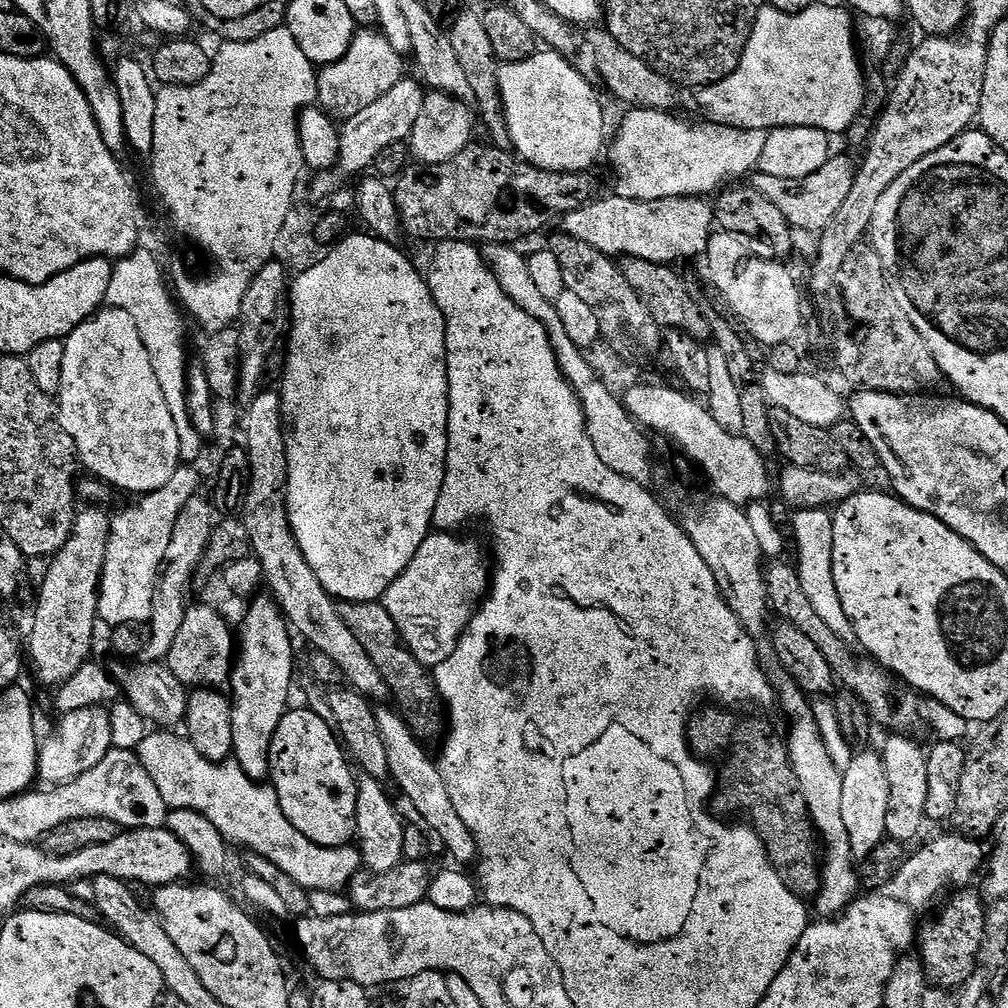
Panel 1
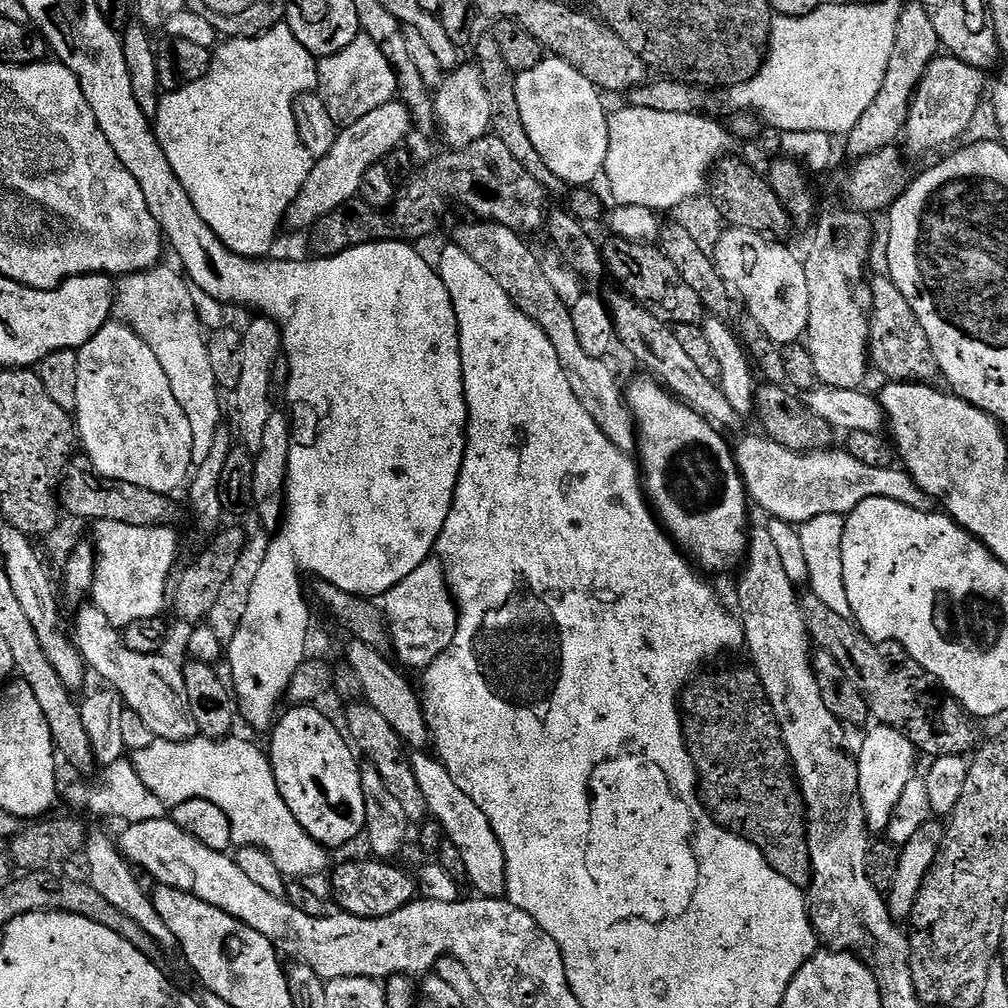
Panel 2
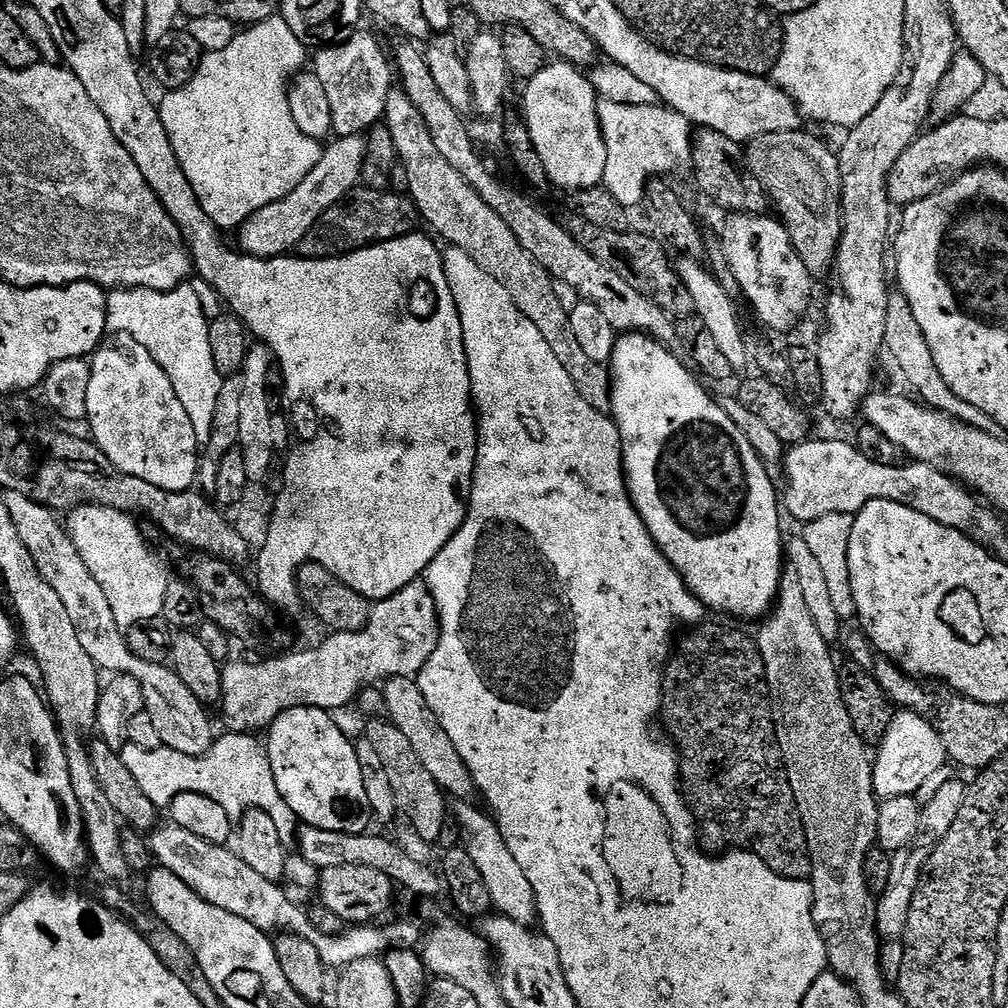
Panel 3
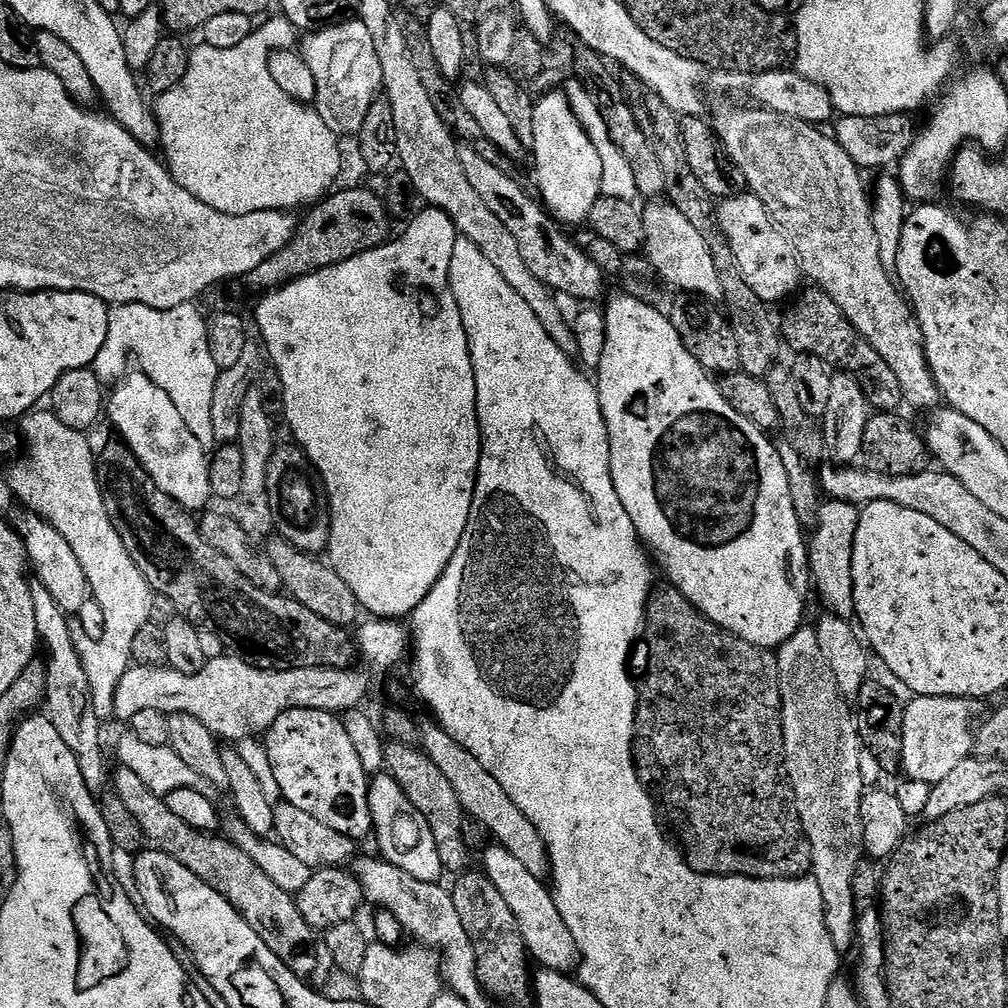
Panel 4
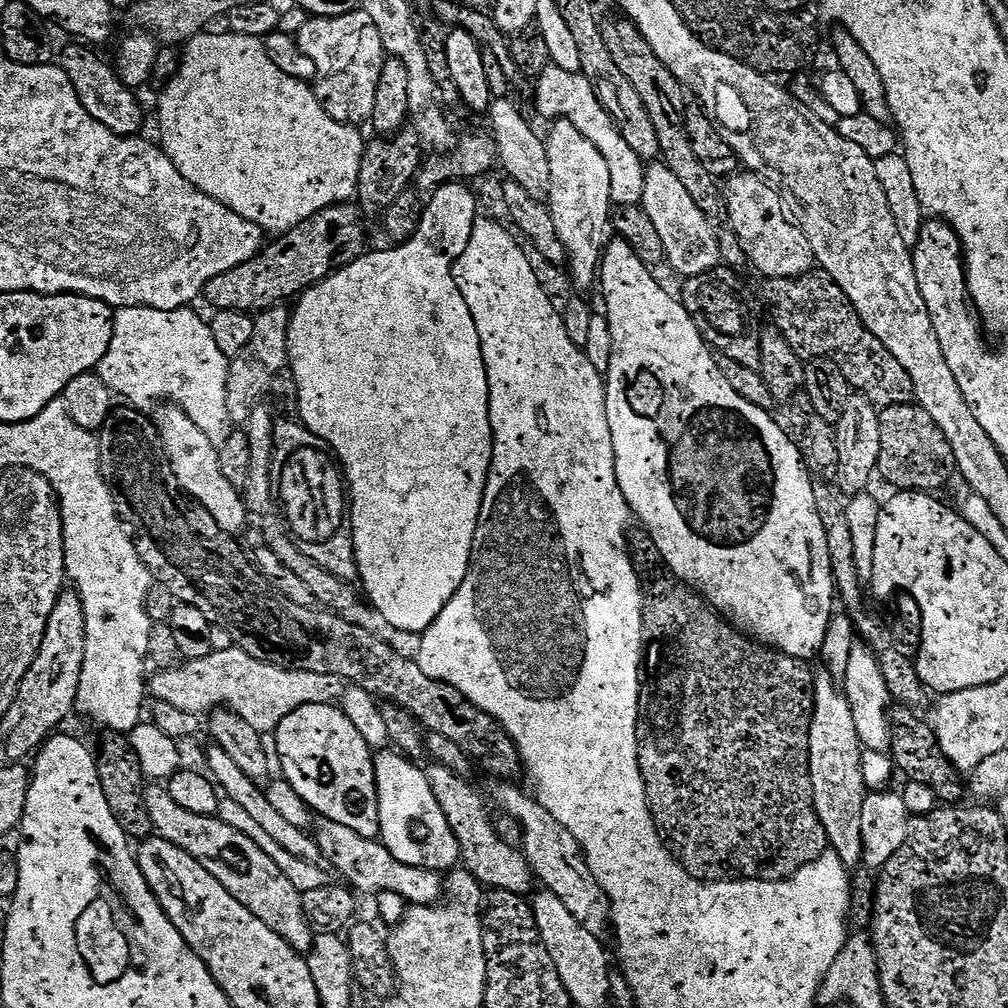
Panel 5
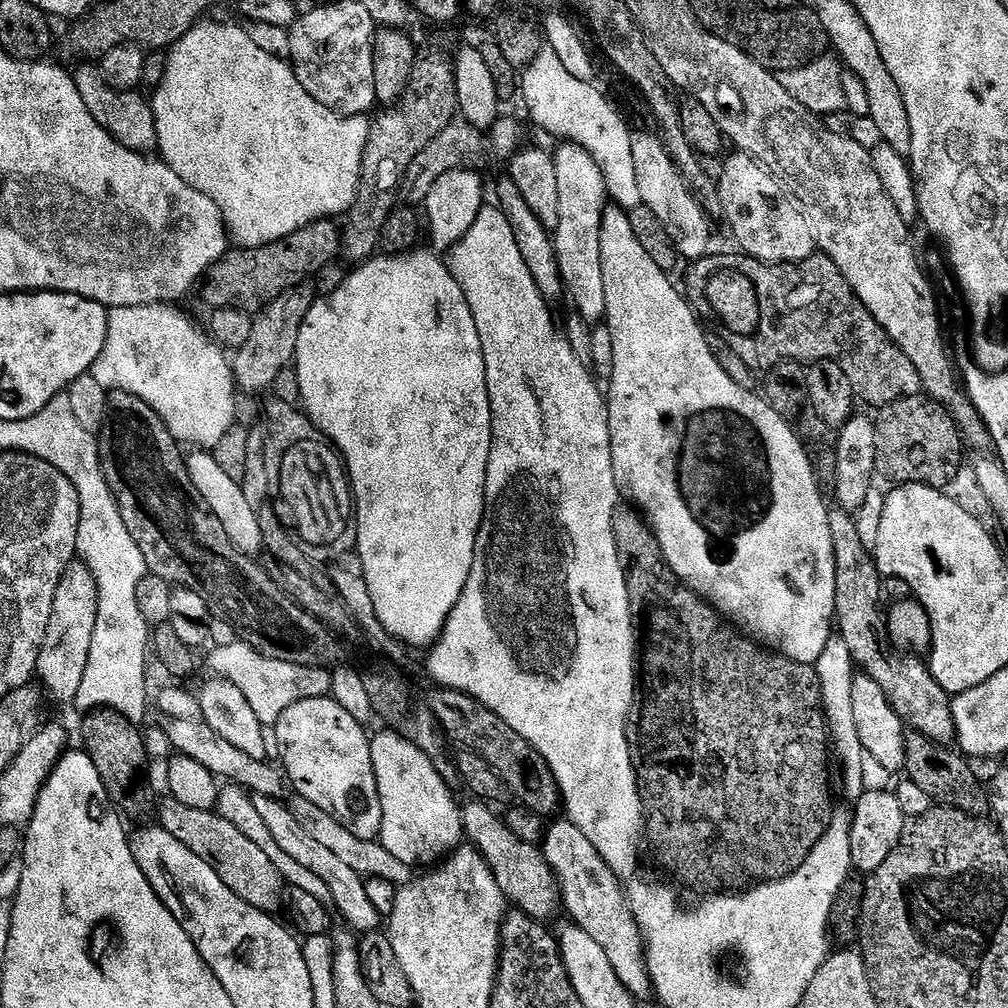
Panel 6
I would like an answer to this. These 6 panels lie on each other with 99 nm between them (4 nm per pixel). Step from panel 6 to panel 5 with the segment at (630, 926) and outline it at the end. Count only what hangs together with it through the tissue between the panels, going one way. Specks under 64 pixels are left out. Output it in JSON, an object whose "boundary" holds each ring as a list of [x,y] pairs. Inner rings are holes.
{"boundary":[[[496,782],[493,783],[492,800],[504,812],[509,812],[520,823],[520,832],[524,835],[522,851],[528,864],[532,868],[533,877],[547,891],[555,894],[562,901],[562,906],[578,918],[586,930],[590,930],[595,936],[603,937],[610,924],[610,909],[600,891],[596,887],[596,880],[590,874],[588,863],[583,858],[577,840],[550,810],[546,810],[536,801],[535,795],[522,792],[517,783]]]}

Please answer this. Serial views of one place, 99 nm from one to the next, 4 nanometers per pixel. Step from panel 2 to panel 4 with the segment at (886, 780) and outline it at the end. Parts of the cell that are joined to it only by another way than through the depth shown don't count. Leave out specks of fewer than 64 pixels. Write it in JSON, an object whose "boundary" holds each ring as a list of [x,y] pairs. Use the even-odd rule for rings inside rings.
{"boundary":[[[918,696],[904,704],[904,757],[902,772],[909,780],[933,785],[942,782],[958,762],[974,752],[973,701],[958,696]]]}

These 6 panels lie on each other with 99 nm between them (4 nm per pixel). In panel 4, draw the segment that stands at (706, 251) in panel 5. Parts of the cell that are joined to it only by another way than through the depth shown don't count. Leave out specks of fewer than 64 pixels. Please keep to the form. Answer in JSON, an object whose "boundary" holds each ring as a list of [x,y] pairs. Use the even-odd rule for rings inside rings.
{"boundary":[[[652,202],[649,208],[643,209],[644,239],[646,253],[652,268],[668,284],[681,288],[684,292],[693,292],[696,296],[705,296],[708,300],[719,301],[724,291],[718,278],[718,270],[714,266],[714,254],[710,254],[710,246],[706,246],[706,238],[698,234],[698,226],[686,218],[671,202]]]}

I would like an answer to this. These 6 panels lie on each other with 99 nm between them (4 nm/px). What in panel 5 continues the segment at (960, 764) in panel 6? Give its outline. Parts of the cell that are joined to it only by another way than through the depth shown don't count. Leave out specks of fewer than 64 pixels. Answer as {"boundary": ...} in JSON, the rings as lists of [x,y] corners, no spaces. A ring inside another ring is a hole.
{"boundary":[[[894,706],[889,709],[891,722],[889,753],[893,767],[899,773],[901,771],[909,783],[920,784],[931,789],[941,803],[948,806],[955,805],[961,801],[959,800],[962,796],[961,777],[948,760],[935,750],[936,736],[932,732],[931,725],[927,721],[922,722],[916,715],[918,714],[913,709],[903,706]]]}

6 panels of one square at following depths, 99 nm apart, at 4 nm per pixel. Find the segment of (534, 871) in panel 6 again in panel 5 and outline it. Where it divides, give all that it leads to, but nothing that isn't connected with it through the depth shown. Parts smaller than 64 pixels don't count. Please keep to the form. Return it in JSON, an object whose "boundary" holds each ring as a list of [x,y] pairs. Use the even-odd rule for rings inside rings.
{"boundary":[[[432,764],[427,769],[427,773],[430,786],[434,790],[434,798],[438,798],[438,806],[442,806],[442,814],[446,814],[446,822],[450,822],[450,830],[460,847],[463,867],[469,874],[488,890],[531,893],[534,877],[528,859],[517,845],[515,848],[514,845],[507,844],[496,833],[495,826],[488,821],[483,798],[468,785],[469,781],[463,776],[456,776],[450,770],[446,770],[446,766],[438,764]]]}

